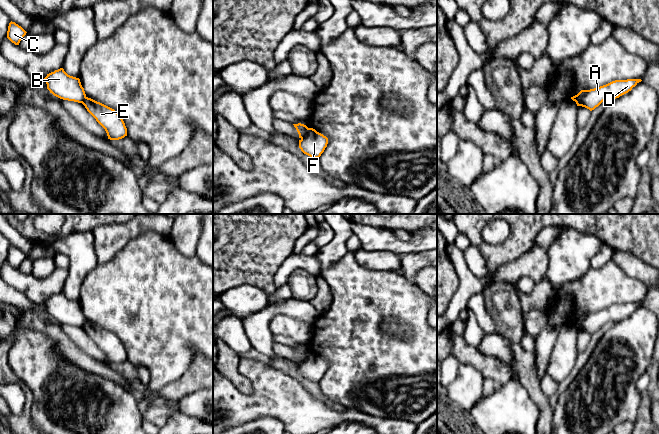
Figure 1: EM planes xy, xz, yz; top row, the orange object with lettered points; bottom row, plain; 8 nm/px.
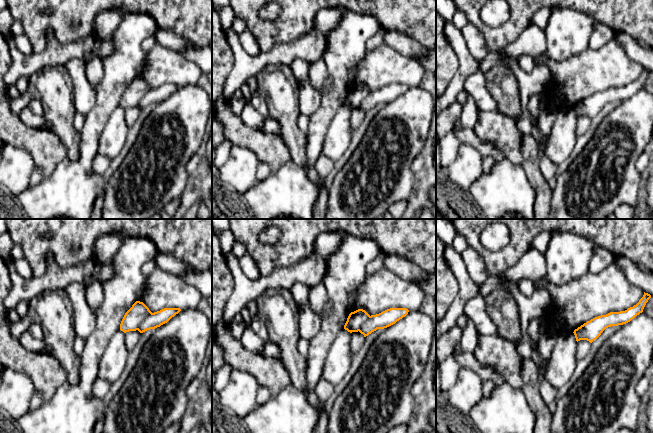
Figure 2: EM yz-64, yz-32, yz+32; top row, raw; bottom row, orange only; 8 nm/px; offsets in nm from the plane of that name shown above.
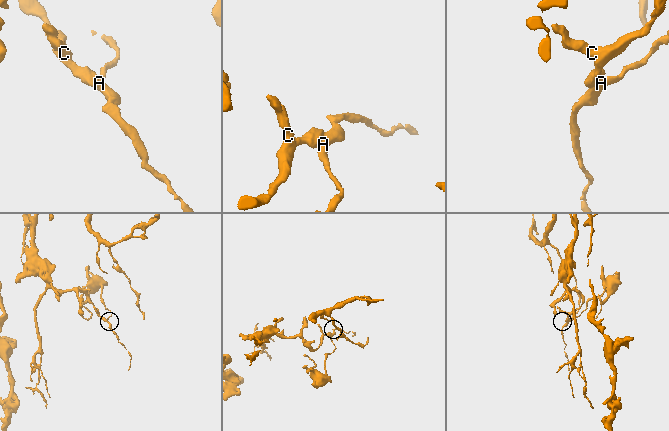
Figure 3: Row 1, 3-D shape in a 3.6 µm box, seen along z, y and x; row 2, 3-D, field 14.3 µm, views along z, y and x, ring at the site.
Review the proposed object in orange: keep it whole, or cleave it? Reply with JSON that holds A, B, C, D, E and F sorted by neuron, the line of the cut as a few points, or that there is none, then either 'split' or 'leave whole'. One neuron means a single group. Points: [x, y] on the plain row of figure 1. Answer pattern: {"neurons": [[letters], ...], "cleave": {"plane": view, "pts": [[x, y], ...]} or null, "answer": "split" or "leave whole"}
{"neurons": [["A", "D", "E", "F"], ["B", "C"]], "cleave": {"plane": "yz", "pts": [[589, 314], [576, 326]]}, "answer": "split"}

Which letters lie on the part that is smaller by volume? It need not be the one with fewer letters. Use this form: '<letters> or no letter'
A, D, E, F

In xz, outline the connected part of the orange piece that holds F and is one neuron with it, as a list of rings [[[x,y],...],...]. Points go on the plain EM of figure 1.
[[[309,352],[307,359],[299,364],[299,372],[301,375],[316,383],[319,383],[327,368],[328,362],[313,352]]]

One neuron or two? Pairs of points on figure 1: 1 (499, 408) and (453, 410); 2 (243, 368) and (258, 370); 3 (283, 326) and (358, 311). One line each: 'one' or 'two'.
1: one
2: one
3: two

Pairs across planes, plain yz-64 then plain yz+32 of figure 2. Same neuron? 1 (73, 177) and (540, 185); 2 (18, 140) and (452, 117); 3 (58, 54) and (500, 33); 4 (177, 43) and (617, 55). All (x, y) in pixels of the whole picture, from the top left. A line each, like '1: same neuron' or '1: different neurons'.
1: different neurons
2: different neurons
3: different neurons
4: different neurons

